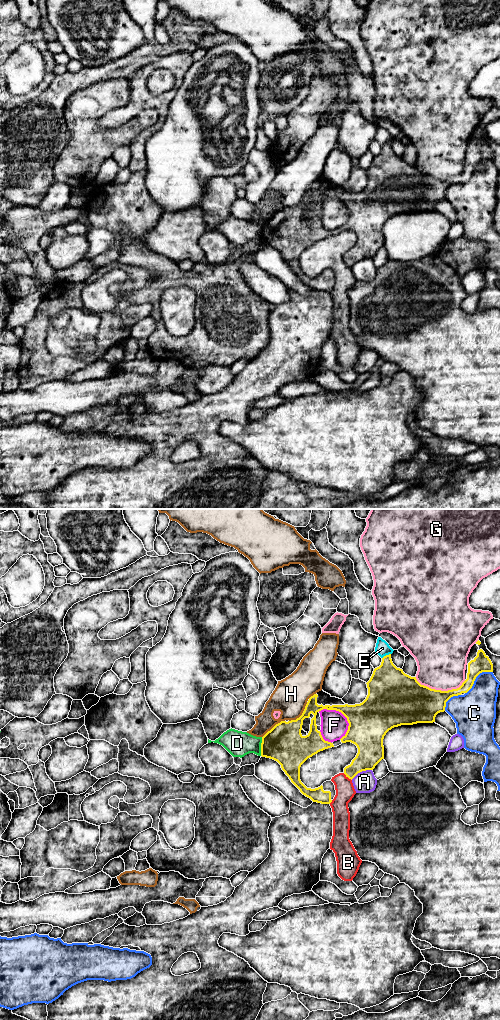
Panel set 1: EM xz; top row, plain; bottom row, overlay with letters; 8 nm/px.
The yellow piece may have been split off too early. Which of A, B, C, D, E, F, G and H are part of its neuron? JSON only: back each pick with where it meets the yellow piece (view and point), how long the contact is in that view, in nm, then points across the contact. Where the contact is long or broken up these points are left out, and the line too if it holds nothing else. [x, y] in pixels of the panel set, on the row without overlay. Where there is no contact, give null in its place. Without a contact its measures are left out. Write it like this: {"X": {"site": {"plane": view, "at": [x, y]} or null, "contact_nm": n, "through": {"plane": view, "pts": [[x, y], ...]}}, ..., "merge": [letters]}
{"merge": []}

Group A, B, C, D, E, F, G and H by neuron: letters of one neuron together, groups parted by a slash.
A / B / C / D / E / F / G / H

